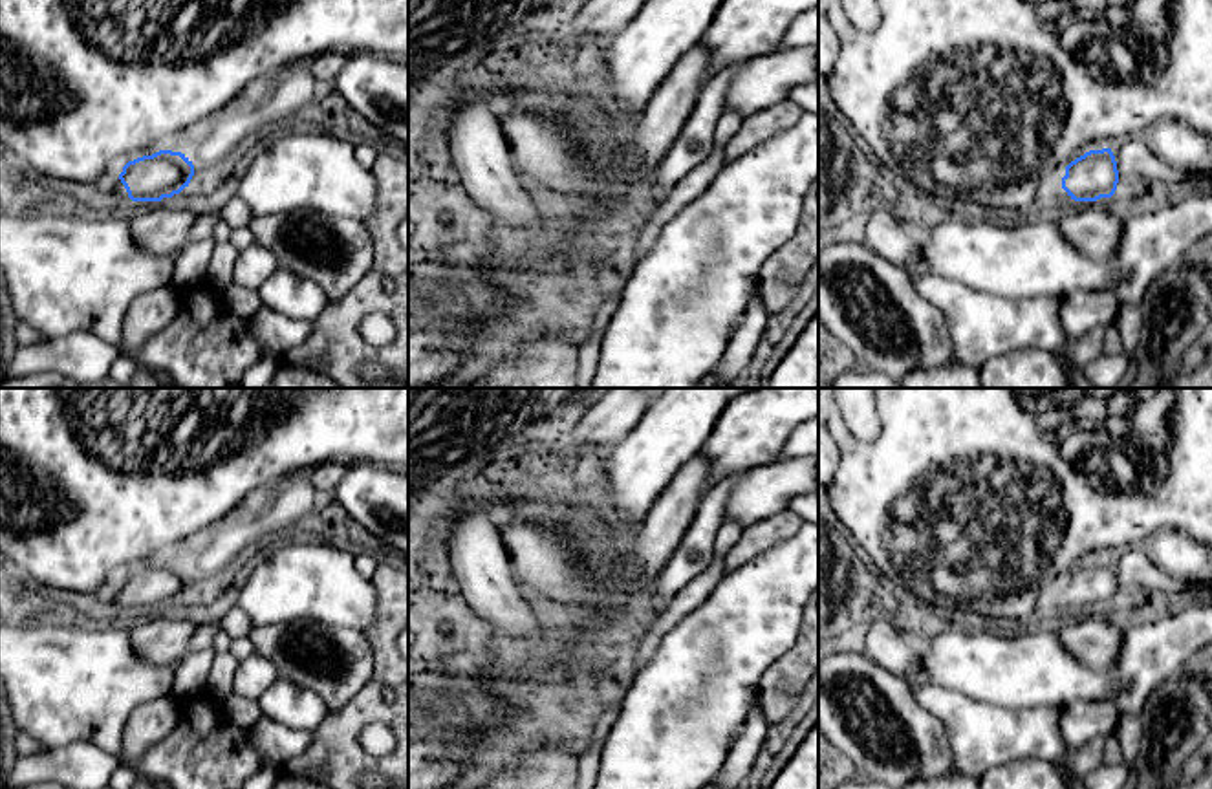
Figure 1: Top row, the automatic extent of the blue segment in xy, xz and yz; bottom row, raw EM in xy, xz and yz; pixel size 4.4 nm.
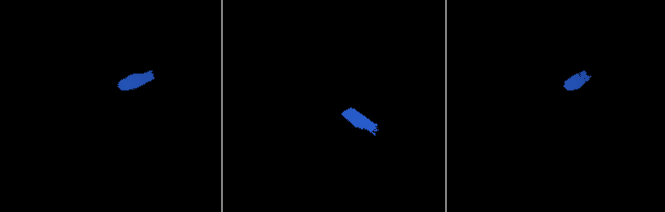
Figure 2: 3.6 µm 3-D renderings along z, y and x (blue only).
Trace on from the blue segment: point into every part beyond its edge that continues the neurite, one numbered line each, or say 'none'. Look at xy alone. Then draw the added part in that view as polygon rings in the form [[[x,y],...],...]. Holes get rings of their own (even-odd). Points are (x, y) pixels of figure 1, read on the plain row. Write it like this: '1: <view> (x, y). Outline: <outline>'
1: xy (163, 637). Outline: [[[139,611],[119,619],[139,657],[157,666],[176,666],[190,652],[198,624],[187,613]]]

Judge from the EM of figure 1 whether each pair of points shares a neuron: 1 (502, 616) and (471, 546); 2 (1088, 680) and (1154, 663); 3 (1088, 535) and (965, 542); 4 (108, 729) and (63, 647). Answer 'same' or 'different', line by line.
1: same
2: different
3: same
4: same

